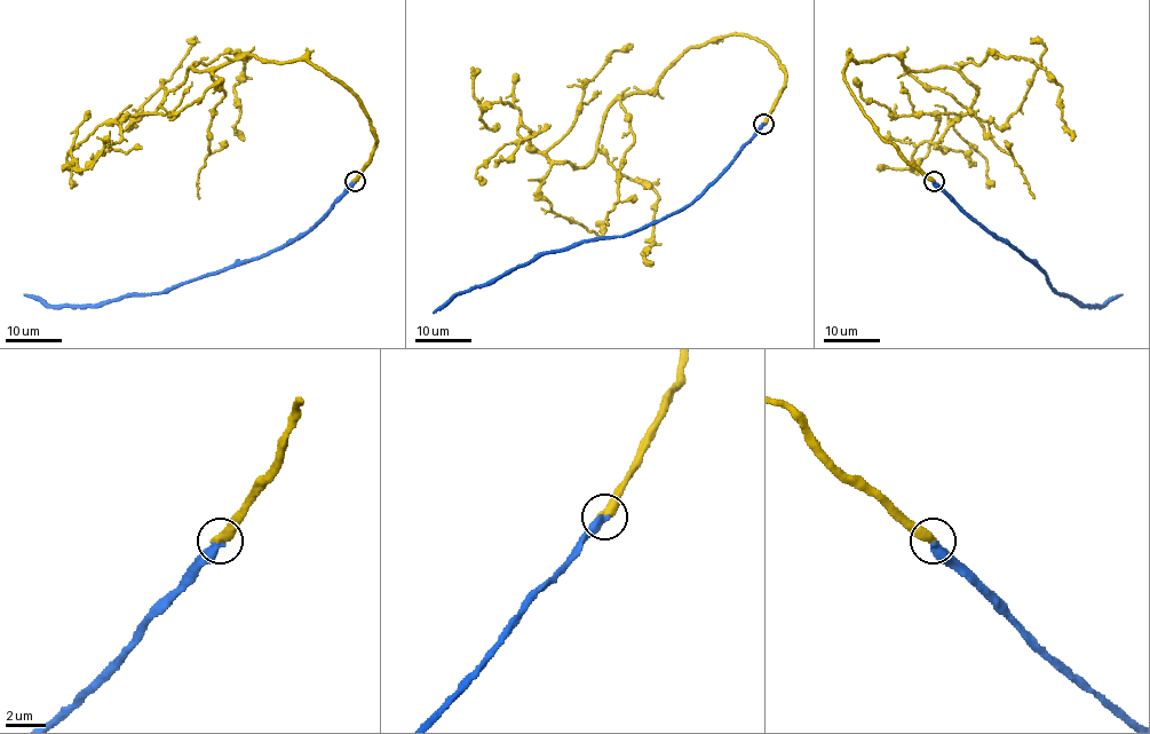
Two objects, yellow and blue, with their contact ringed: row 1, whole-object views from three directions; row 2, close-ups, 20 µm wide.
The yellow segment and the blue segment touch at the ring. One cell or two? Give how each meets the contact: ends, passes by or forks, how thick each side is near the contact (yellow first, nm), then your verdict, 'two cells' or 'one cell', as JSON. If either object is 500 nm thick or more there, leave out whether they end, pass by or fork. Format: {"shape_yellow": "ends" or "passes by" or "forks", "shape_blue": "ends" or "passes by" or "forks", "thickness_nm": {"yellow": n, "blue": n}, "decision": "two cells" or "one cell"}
{"thickness_nm": {"yellow": 500, "blue": 460}, "decision": "one cell"}

